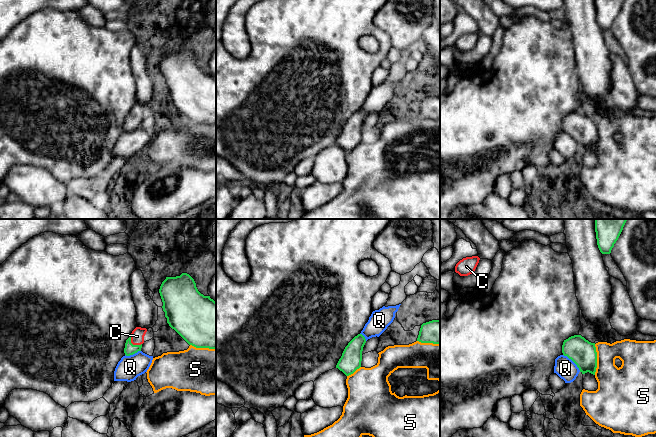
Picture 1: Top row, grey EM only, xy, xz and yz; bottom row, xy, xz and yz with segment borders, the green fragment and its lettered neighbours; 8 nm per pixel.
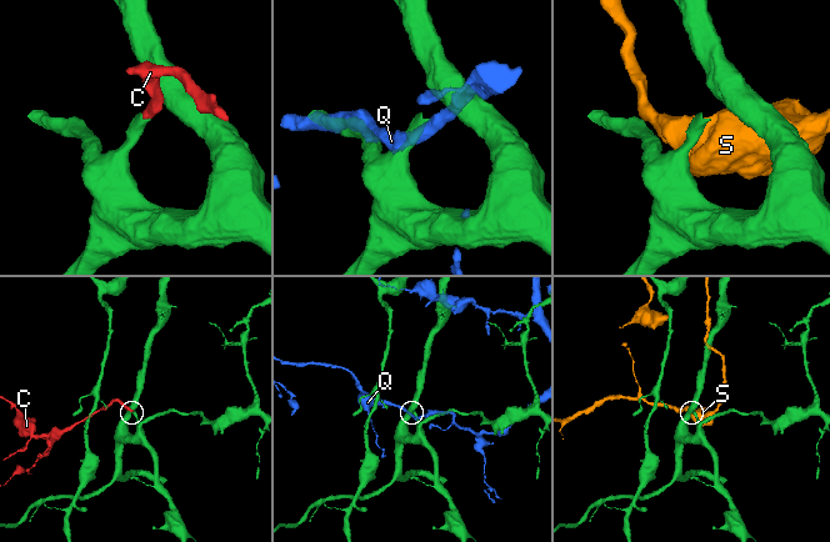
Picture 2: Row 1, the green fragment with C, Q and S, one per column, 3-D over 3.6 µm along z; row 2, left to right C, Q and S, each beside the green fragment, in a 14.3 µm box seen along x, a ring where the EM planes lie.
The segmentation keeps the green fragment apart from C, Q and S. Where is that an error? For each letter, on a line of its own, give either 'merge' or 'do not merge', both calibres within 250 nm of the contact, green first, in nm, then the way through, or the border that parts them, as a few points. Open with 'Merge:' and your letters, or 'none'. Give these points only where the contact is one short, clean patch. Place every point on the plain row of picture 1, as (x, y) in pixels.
Merge: C
C: merge; calibres 90 and 110 nm; way xy (130, 125), (132, 120), (137, 112)
Q: do not merge; calibres 220 and 170 nm
S: do not merge; calibres 220 and 280 nm

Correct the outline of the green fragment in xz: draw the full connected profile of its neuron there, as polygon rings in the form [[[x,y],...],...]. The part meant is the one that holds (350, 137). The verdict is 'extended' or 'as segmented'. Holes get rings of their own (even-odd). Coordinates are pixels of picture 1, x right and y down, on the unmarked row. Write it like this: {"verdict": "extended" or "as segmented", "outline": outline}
{"verdict": "as segmented", "outline": [[[362,110],[355,112],[345,123],[336,144],[342,147],[346,152],[353,150],[361,143],[362,127],[366,115]]]}

